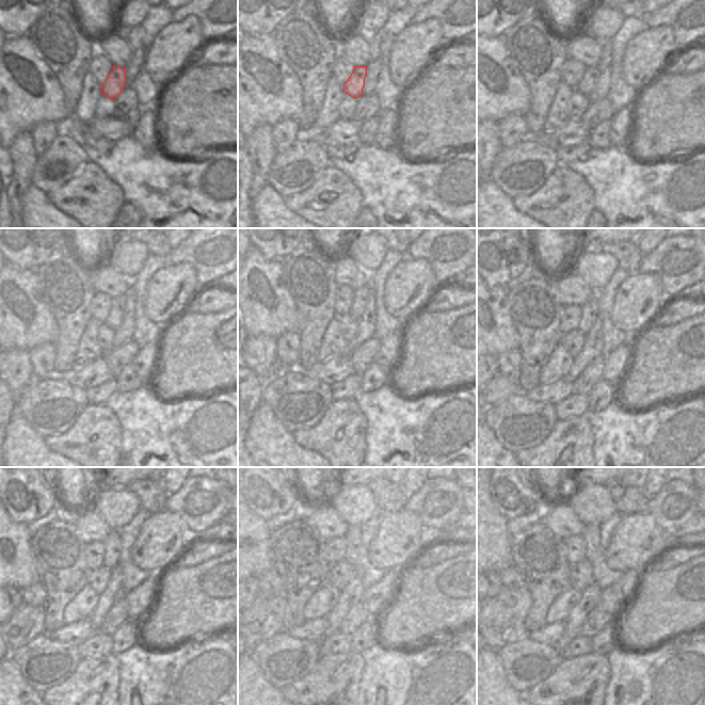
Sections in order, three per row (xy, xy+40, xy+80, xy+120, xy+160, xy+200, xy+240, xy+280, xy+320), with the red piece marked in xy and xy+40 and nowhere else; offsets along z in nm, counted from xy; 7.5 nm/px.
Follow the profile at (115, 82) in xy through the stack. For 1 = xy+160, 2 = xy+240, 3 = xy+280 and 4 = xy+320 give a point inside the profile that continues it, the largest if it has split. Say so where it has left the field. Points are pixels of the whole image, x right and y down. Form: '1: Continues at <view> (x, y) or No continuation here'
1: Continues at xy+160 (350, 316)
2: Continues at xy+240 (112, 546)
3: Continues at xy+280 (353, 535)
4: Continues at xy+320 (591, 533).

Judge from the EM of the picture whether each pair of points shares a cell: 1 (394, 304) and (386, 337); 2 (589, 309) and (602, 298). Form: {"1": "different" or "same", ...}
{"1": "different", "2": "different"}

